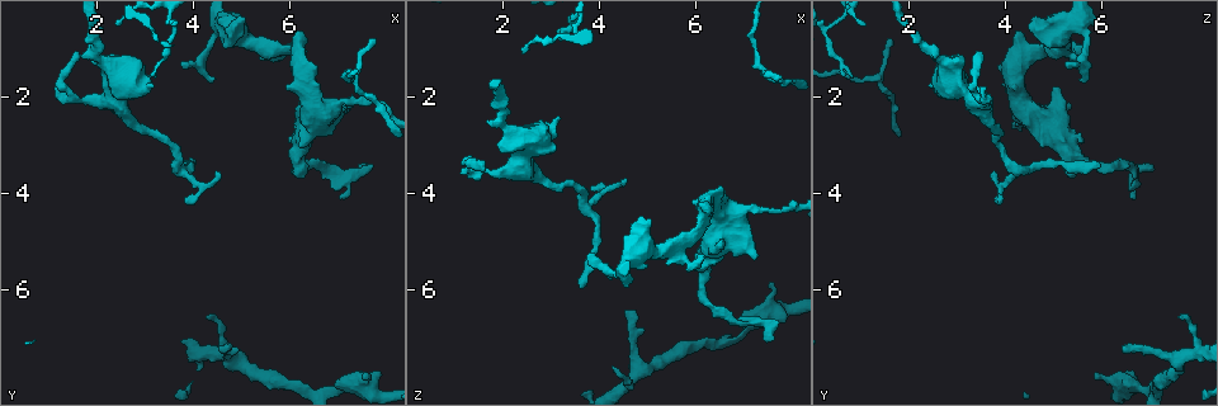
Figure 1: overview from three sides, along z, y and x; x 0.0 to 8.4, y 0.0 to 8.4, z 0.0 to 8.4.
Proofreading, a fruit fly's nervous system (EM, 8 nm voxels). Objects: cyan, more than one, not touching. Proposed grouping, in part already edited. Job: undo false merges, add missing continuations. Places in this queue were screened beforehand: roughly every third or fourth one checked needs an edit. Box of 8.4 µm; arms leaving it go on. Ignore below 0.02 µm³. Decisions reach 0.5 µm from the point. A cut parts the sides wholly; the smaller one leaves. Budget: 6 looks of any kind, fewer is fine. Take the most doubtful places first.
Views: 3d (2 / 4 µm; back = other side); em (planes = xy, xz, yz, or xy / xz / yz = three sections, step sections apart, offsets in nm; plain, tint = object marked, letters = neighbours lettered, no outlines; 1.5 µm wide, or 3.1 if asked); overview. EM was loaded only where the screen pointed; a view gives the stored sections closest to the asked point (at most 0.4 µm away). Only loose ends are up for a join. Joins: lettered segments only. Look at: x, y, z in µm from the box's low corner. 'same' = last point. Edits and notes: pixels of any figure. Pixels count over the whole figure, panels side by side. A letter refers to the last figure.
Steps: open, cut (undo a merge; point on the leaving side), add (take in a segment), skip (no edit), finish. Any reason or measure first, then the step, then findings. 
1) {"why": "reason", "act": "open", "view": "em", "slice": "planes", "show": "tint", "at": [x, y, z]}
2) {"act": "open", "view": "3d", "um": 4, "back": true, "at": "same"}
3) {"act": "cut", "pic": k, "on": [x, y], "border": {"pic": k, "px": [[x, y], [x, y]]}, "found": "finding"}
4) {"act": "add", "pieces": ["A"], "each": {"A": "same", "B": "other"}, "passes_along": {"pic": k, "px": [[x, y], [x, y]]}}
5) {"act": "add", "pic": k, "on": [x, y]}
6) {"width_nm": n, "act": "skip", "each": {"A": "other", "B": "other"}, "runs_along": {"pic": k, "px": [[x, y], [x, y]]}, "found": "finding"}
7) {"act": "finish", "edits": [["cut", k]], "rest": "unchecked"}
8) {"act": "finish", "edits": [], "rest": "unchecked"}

{"why": "an open end", "act": "open", "view": "3d", "um": 2, "at": [4.60, 7.25, 6.40]}

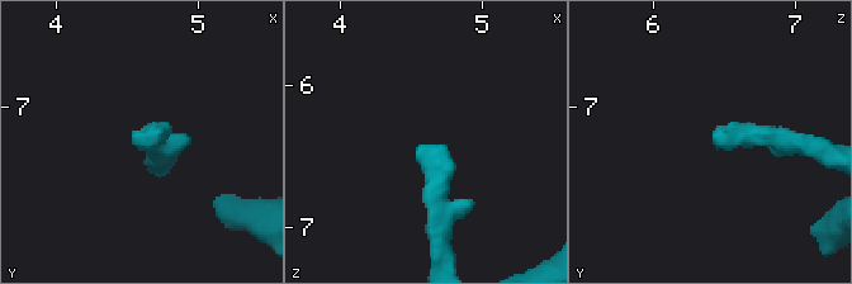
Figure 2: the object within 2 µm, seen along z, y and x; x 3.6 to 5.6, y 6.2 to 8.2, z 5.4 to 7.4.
{"act": "open", "view": "em", "slice": "planes", "show": "plain", "at": [4.60, 7.22, 6.40]}

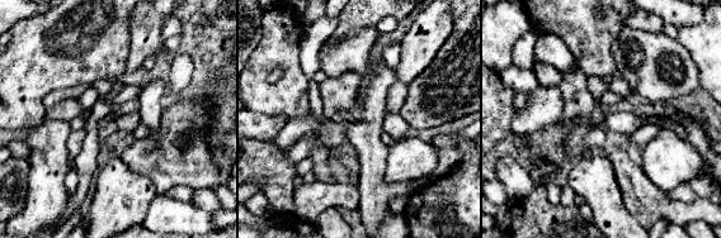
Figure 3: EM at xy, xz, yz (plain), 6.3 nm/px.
{"why": "see the neighbours", "act": "open", "view": "em", "slice": "planes", "show": "letters", "at": "same"}

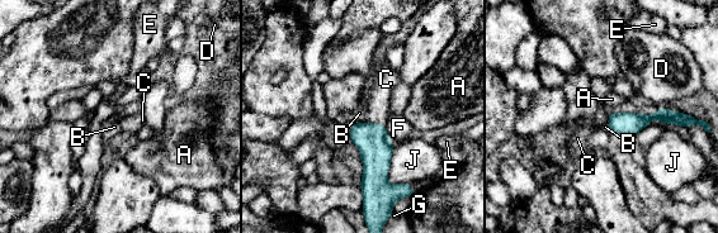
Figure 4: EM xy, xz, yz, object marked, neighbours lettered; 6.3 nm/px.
{"act": "add", "pieces": ["C"], "each": {"A": "other", "B": "other", "C": "same", "D": "other", "E": "other", "F": "other", "G": "other", "J": "other"}, "found": "the neuron continues"}

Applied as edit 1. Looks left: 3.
{"why": "redraw", "act": "open", "view": "overview"}

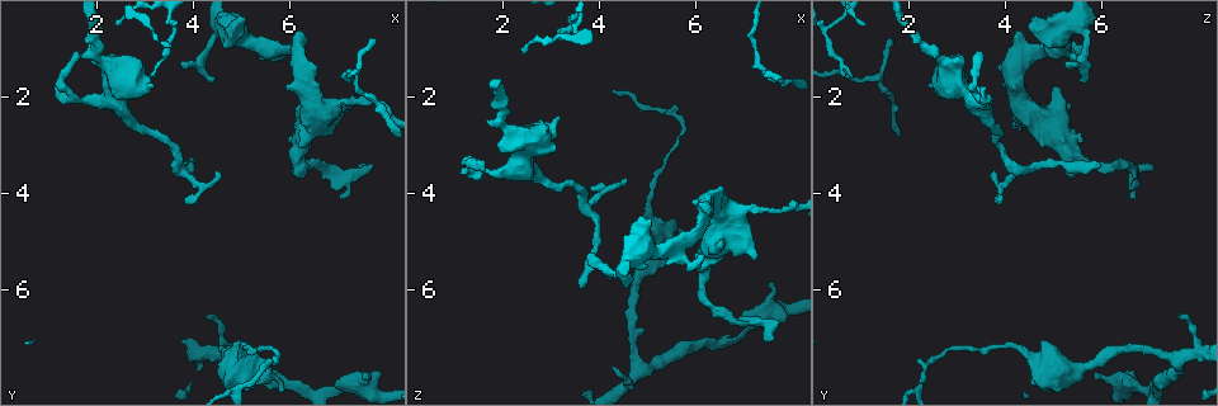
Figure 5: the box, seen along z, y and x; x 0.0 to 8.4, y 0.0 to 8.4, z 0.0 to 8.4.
{"why": "thin end", "act": "open", "view": "em", "um": 3.1, "slice": "planes", "show": "tint", "at": [3.75, 1.30, 5.30]}

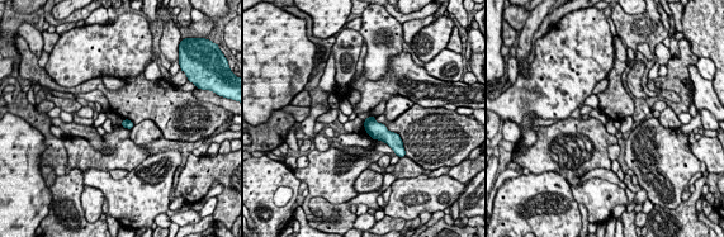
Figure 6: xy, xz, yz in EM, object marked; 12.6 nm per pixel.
{"why": "what lies round it", "act": "open", "view": "em", "um": 3.1, "slice": "planes", "show": "letters", "at": "same"}

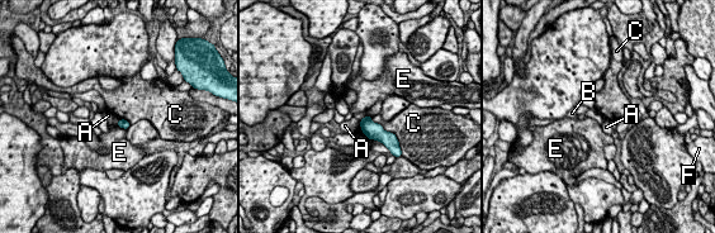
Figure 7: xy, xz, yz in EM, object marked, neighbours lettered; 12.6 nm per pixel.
{"longest_contact_nm": ["C", 500], "act": "skip", "each": {"A": "other", "B": "other", "C": "other", "E": "other", "F": "other"}, "border": {"pic": 7, "px": [[367, 114], [360, 120]]}, "found": "no lettered segment goes on from it"}

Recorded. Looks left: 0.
{"act": "finish", "edits": [["add", 4]], "rest": "unchecked"}

